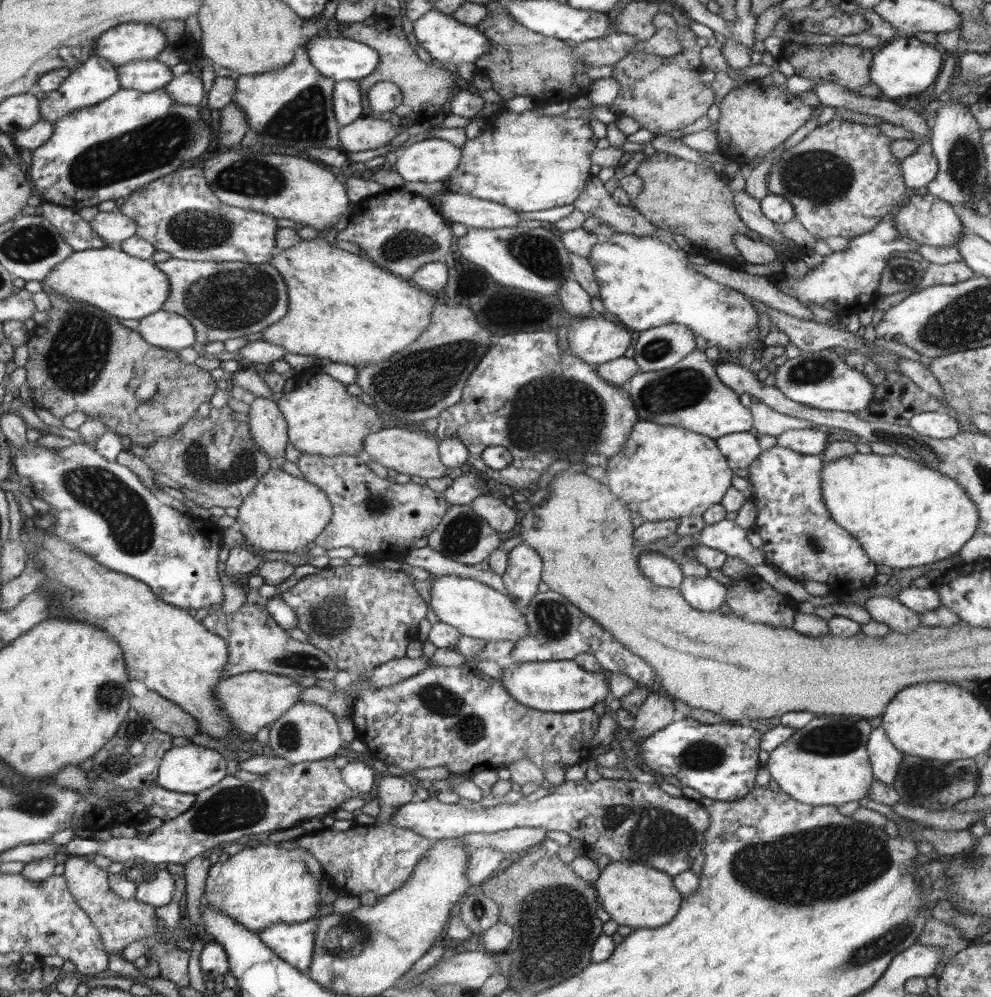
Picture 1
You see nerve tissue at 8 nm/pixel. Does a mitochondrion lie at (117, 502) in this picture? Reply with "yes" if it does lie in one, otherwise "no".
yes

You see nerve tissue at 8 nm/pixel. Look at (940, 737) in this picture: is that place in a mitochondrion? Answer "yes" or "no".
no

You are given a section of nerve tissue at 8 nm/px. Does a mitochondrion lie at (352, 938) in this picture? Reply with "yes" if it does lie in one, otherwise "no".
yes

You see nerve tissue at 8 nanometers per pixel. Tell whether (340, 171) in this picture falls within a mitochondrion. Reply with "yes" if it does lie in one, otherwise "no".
no

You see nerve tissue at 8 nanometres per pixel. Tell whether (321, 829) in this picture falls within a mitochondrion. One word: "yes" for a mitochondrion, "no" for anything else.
no

